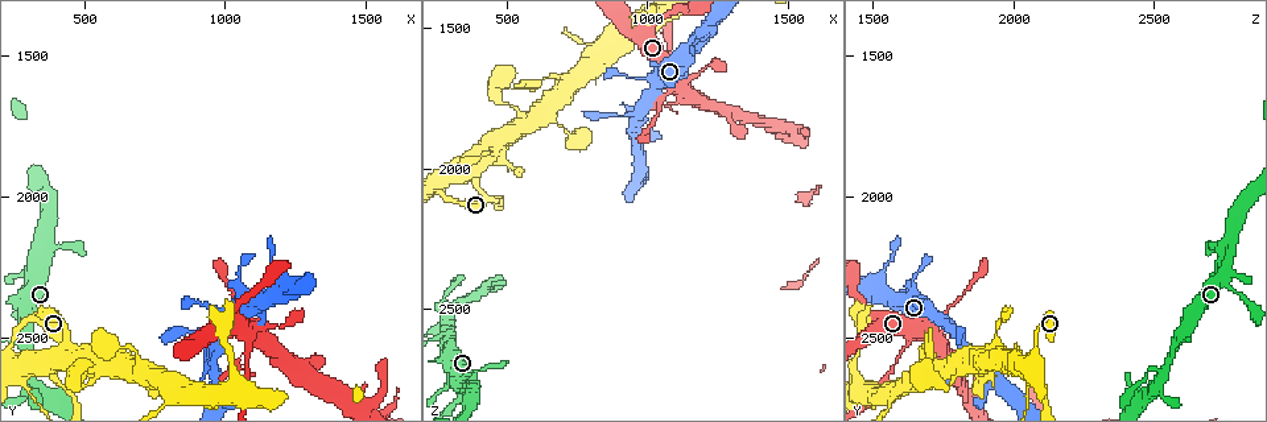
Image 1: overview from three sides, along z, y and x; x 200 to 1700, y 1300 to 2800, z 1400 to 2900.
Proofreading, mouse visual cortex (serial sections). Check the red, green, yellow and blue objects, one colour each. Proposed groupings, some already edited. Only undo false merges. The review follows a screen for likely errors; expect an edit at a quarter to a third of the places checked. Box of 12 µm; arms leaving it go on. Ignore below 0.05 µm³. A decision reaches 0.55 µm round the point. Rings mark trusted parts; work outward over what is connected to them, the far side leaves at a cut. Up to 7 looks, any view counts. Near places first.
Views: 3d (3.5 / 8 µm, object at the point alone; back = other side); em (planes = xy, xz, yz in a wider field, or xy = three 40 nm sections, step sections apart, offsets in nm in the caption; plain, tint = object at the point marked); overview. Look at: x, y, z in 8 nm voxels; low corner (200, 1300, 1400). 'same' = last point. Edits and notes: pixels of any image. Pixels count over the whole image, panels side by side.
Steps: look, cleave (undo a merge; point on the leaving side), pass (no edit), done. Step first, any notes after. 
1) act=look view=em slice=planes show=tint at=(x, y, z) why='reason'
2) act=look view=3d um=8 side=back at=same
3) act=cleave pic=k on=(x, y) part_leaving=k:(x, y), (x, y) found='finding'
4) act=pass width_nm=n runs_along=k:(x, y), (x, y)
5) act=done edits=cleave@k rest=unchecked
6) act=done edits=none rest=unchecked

act=look view=3d um=3.5 at=(1050, 2400, 1760) why='calibre changes'

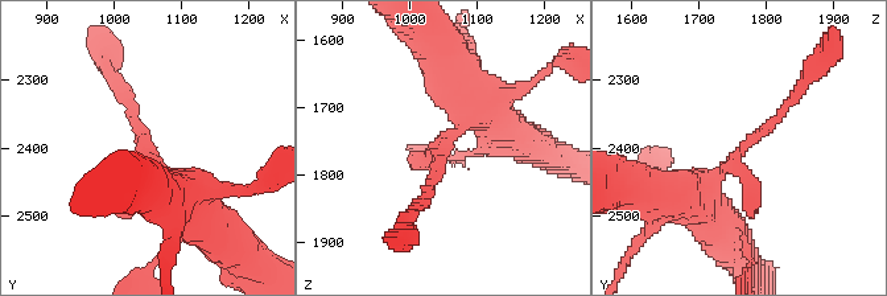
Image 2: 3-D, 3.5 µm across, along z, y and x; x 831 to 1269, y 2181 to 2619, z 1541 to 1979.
act=pass runs_along=2:(680, 197), (697, 197), (797, 91) found='one cell here'

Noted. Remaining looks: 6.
act=look view=3d um=3.5 at=(390, 2630, 2030) why='small branch off a trunk'

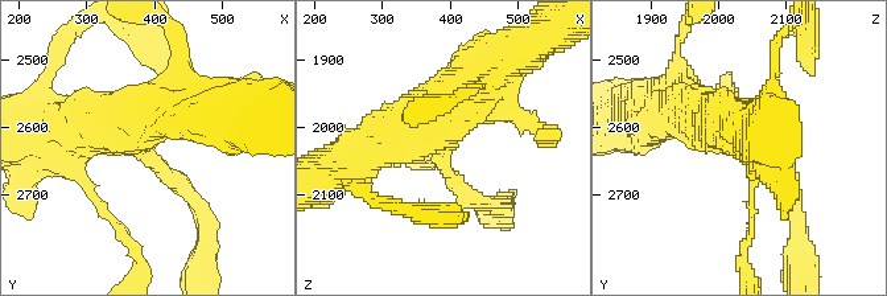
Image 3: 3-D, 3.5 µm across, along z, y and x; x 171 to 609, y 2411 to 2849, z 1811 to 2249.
act=look view=em slice=planes show=tint at=(380, 2625, 2040) arms=3 arm_widths_nm=200,600,600 why='need the tissue'

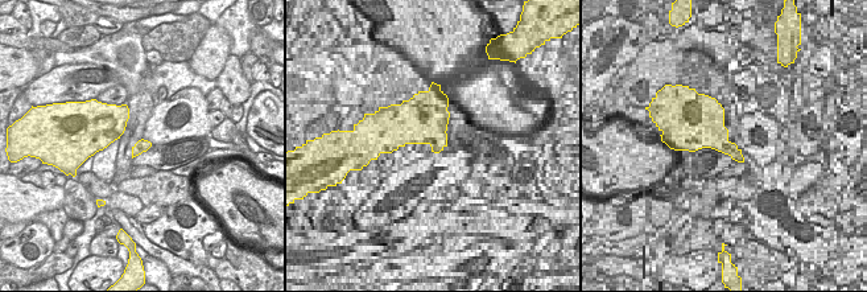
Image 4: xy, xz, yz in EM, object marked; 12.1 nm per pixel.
act=pass runs_along=3:(78, 123), (123, 123), (188, 196) found='continuous, no second cell'

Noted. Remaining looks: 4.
act=look view=3d um=3.5 at=(1080, 2620, 1580) why='a narrow waist'

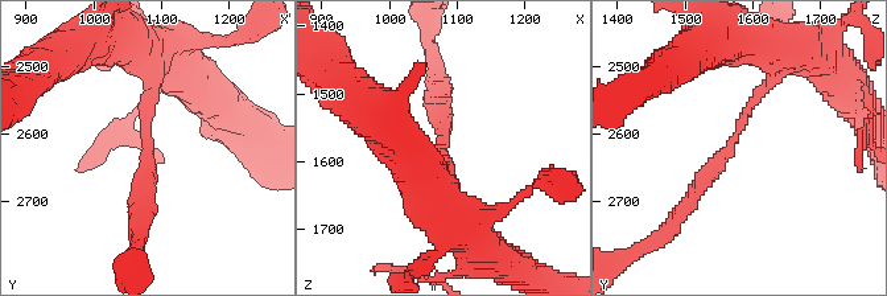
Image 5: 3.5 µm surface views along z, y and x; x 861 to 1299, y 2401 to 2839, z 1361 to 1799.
act=look view=em slice=xy step=5 show=tint at=(1080, 2610, 1570) why='now the EM'

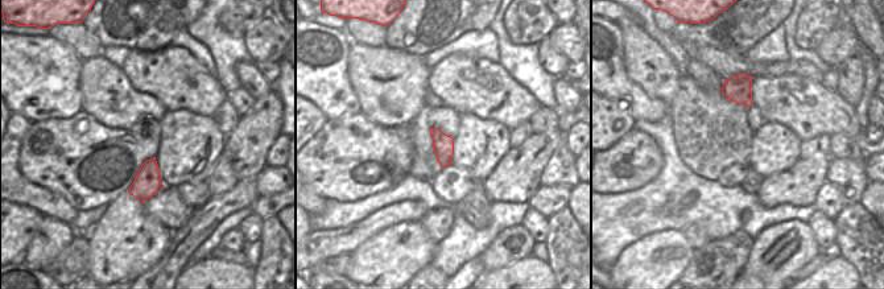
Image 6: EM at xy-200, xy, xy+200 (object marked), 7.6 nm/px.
act=look view=em slice=xy step=1 show=tint at=same

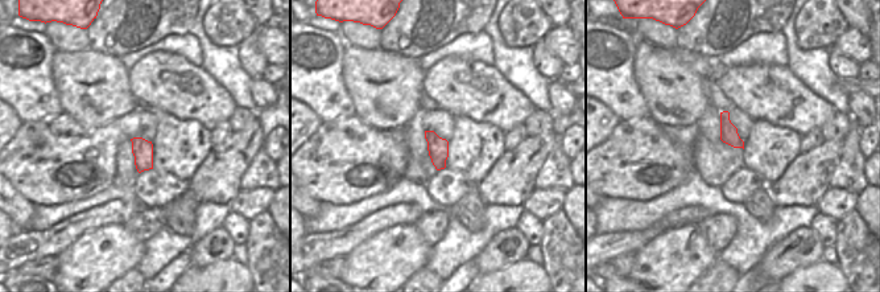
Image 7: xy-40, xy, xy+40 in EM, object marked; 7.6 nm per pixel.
act=pass arm_widths_nm=200,200 runs_along=5:(778, 69), (680, 214) found='continuous, no second cell'

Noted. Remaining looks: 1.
act=done edits=none rest=unchecked

